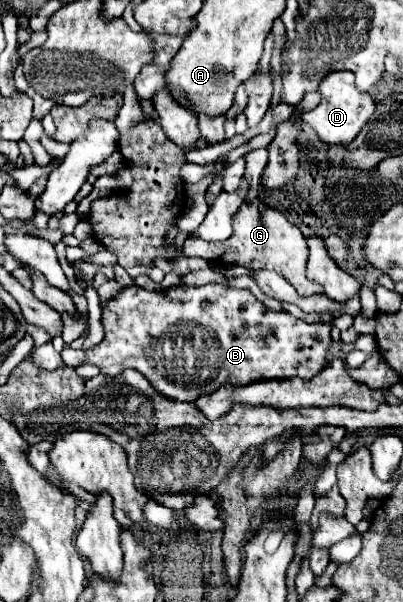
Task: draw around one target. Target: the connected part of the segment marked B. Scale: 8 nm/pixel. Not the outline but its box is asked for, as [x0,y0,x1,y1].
[83,284,331,402]

